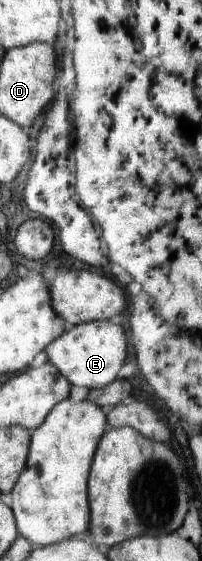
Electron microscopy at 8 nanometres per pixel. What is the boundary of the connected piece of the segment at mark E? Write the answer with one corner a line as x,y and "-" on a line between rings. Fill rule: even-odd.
116,320
92,321
77,324
67,328
53,343
45,348
47,360
50,361
66,377
70,385
84,386
84,388
103,389
113,380
119,378
118,373
126,360
126,339
124,329
116,326

